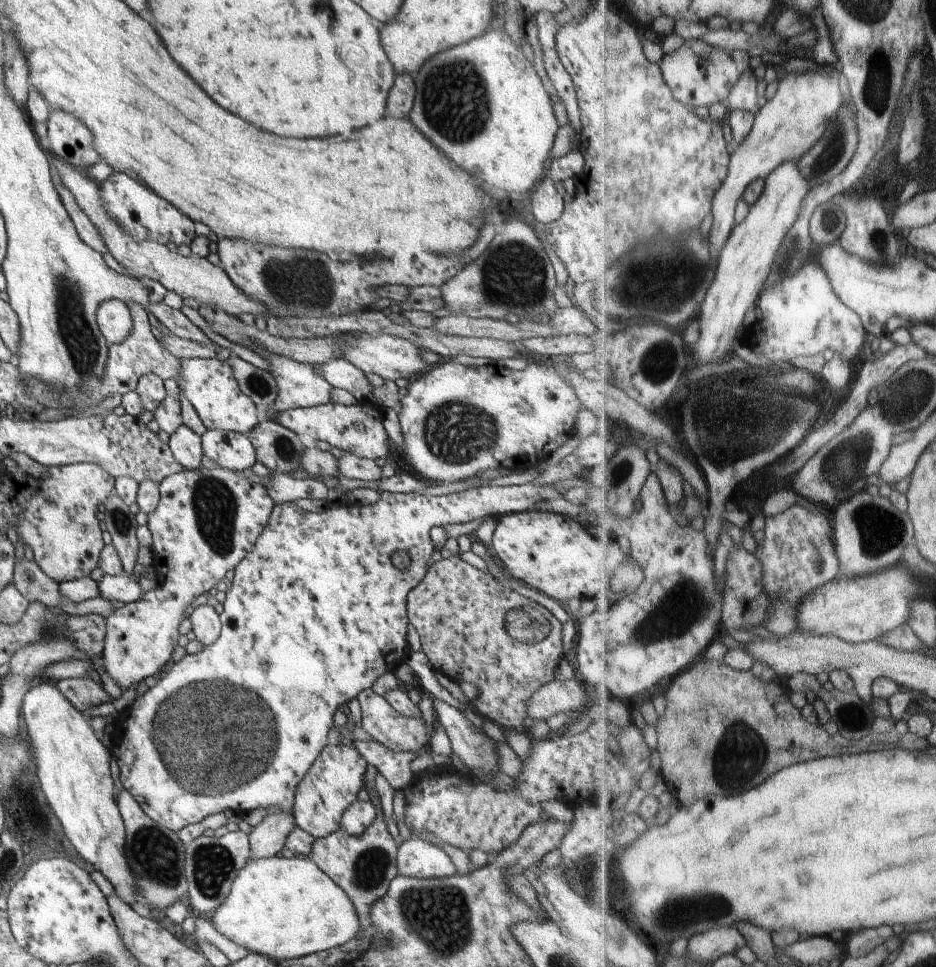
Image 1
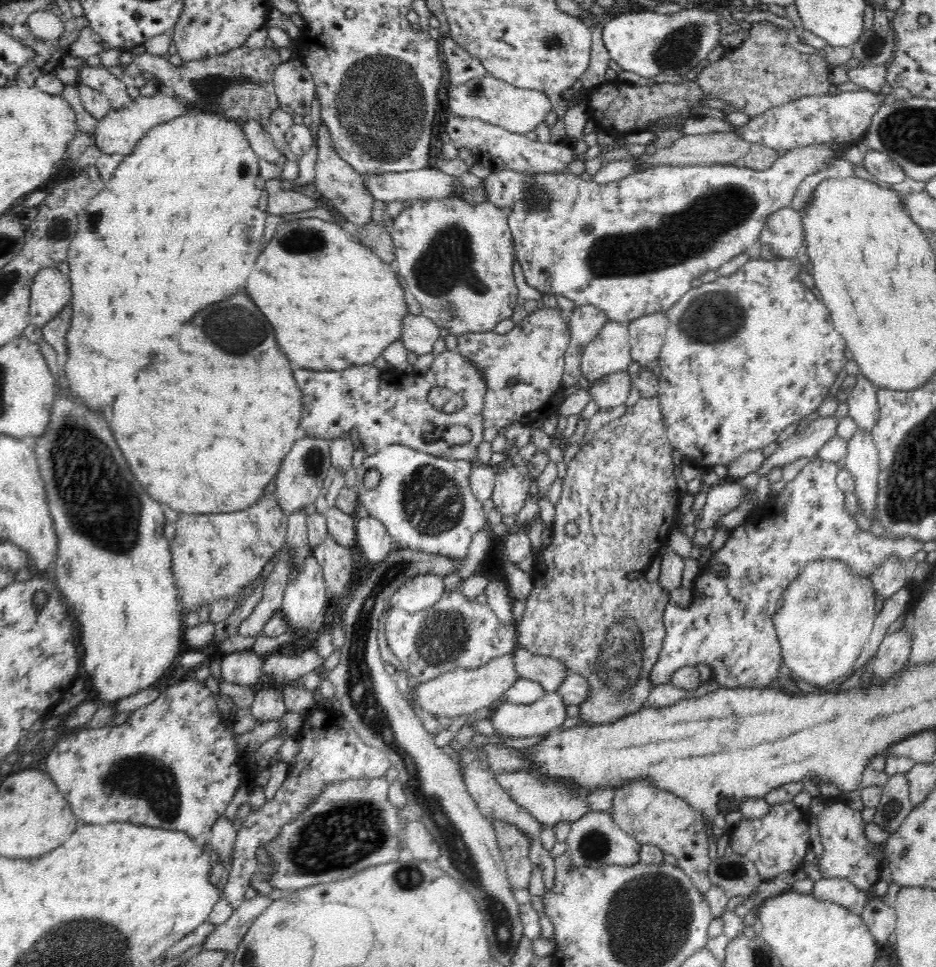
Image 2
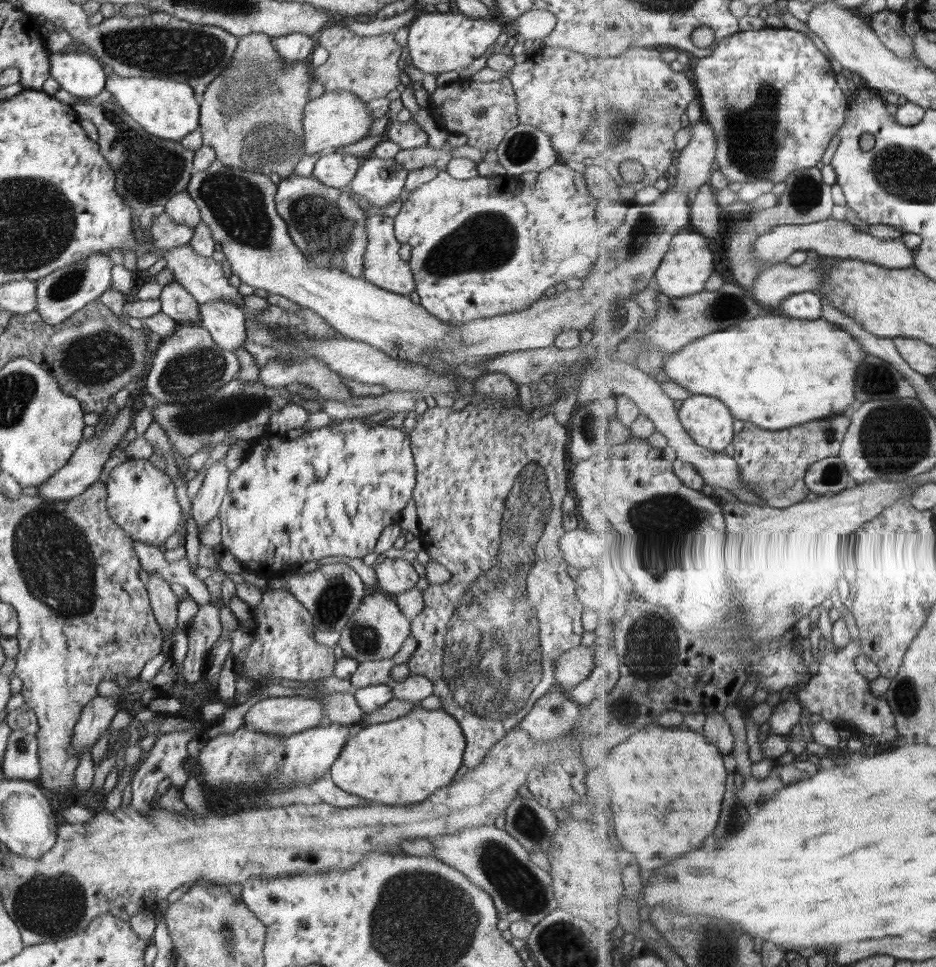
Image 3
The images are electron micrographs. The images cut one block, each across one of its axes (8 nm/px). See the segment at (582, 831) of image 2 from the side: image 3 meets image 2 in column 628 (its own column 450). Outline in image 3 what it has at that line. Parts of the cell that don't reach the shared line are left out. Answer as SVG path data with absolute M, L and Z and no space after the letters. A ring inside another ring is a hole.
M483 825L429 840L434 857L459 870L472 884L492 895L500 920L530 922L535 926L559 908L549 872L535 866L528 851L505 830L495 825Z

